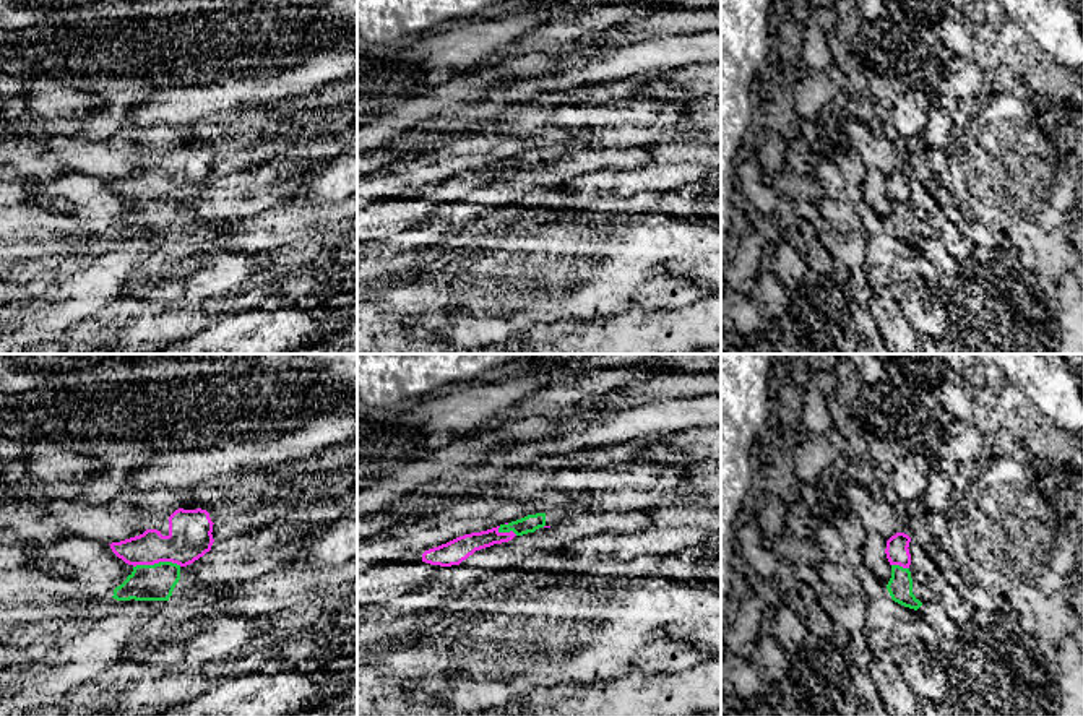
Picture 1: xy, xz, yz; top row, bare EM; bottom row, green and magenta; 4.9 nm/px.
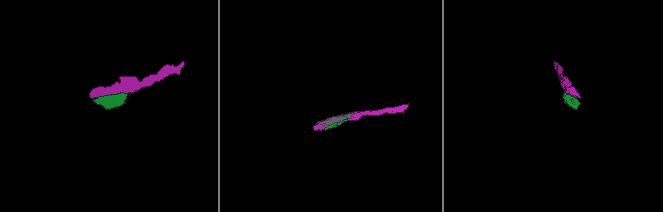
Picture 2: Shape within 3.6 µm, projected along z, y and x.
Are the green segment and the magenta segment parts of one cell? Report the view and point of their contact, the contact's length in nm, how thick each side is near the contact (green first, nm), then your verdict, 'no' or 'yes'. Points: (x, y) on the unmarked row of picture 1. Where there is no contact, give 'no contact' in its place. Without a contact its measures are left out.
xy (156, 200) | 240 nm | 180/220 nm | no

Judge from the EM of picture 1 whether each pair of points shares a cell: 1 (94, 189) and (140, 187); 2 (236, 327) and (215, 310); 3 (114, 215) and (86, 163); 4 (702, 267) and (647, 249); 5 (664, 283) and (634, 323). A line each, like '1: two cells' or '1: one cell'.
1: two cells
2: two cells
3: two cells
4: two cells
5: two cells

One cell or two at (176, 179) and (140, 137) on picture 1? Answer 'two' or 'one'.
one

